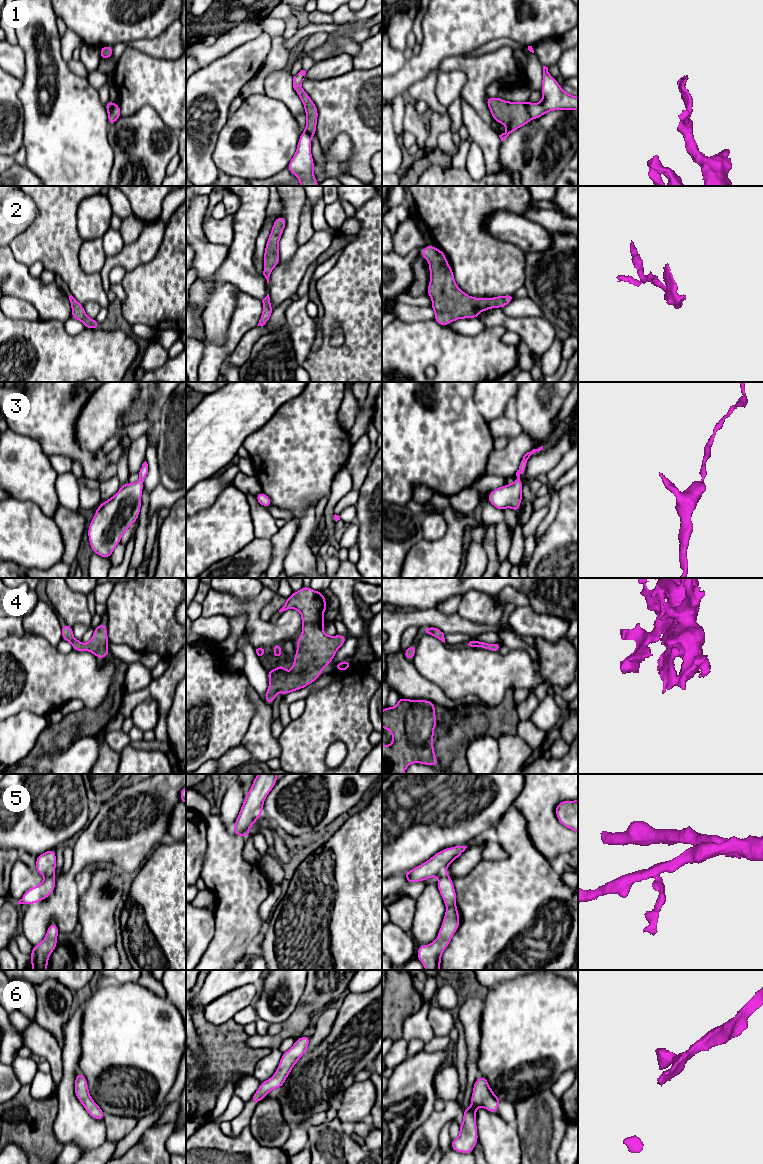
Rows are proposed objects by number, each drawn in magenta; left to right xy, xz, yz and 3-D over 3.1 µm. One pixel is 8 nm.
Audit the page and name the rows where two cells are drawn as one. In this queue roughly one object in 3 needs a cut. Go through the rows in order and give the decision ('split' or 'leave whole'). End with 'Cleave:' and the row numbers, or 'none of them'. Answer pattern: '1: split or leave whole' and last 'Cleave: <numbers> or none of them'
1: split
2: leave whole
3: leave whole
4: leave whole
5: split
6: leave whole
Cleave: 1, 5

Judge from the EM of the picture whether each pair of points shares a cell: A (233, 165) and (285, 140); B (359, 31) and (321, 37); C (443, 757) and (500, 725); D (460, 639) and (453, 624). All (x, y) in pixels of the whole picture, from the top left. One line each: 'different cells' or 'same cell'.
A: same cell
B: different cells
C: same cell
D: different cells

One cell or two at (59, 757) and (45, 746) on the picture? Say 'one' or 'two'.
two

